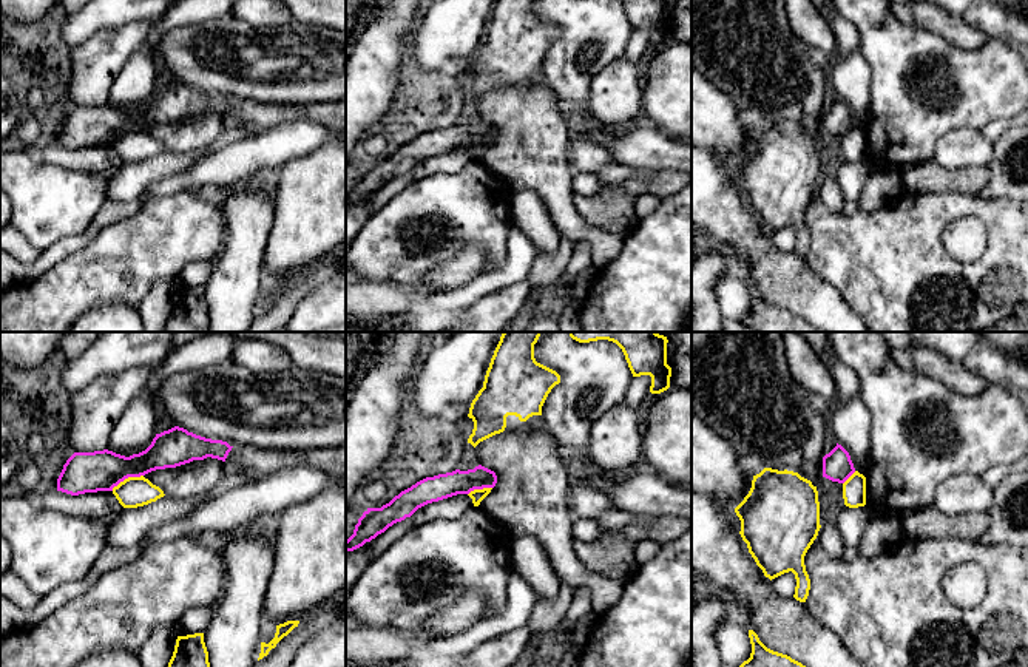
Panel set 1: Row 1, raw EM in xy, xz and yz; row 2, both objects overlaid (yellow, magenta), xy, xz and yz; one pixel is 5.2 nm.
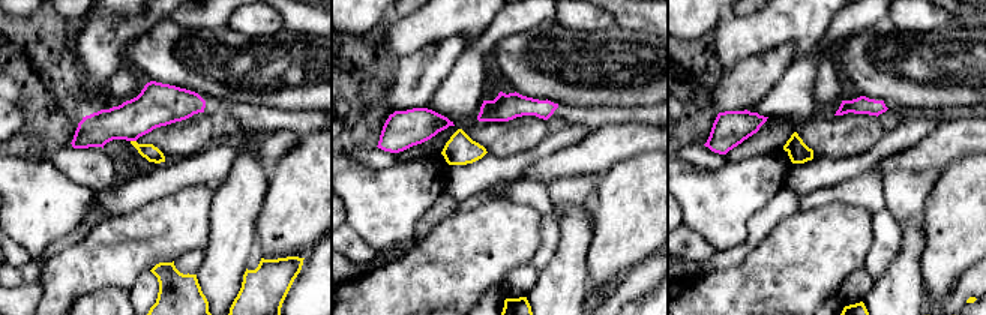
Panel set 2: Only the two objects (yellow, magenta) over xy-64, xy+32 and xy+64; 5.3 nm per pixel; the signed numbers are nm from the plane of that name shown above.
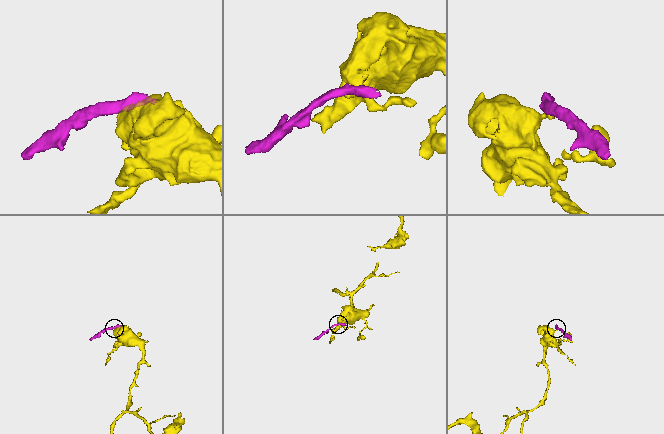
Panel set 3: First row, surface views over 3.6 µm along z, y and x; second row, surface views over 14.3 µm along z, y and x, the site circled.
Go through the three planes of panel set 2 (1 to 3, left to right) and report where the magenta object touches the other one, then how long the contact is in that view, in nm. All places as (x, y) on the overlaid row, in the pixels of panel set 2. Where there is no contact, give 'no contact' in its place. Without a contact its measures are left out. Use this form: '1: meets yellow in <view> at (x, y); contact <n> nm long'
1: meets yellow in xy-64 at (134, 141); contact 30 nm long
2: no contact
3: no contact

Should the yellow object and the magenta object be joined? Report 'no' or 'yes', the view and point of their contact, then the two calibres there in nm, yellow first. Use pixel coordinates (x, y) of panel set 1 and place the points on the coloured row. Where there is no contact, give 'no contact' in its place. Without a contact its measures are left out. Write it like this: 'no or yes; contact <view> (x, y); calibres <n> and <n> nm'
no; contact xy (128, 477); calibres 160 and 200 nm

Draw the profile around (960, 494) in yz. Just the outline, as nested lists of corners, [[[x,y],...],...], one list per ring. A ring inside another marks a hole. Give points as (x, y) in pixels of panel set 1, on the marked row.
[[[971,474],[952,476],[935,489],[934,506],[946,516],[989,511],[994,491],[982,477]]]

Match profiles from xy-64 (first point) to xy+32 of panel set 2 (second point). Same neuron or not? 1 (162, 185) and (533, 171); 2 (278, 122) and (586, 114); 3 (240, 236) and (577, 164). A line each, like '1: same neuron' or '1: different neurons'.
1: same neuron
2: same neuron
3: different neurons

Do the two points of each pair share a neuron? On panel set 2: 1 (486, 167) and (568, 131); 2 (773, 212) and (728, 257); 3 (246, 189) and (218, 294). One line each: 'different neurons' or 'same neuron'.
1: same neuron
2: same neuron
3: same neuron

